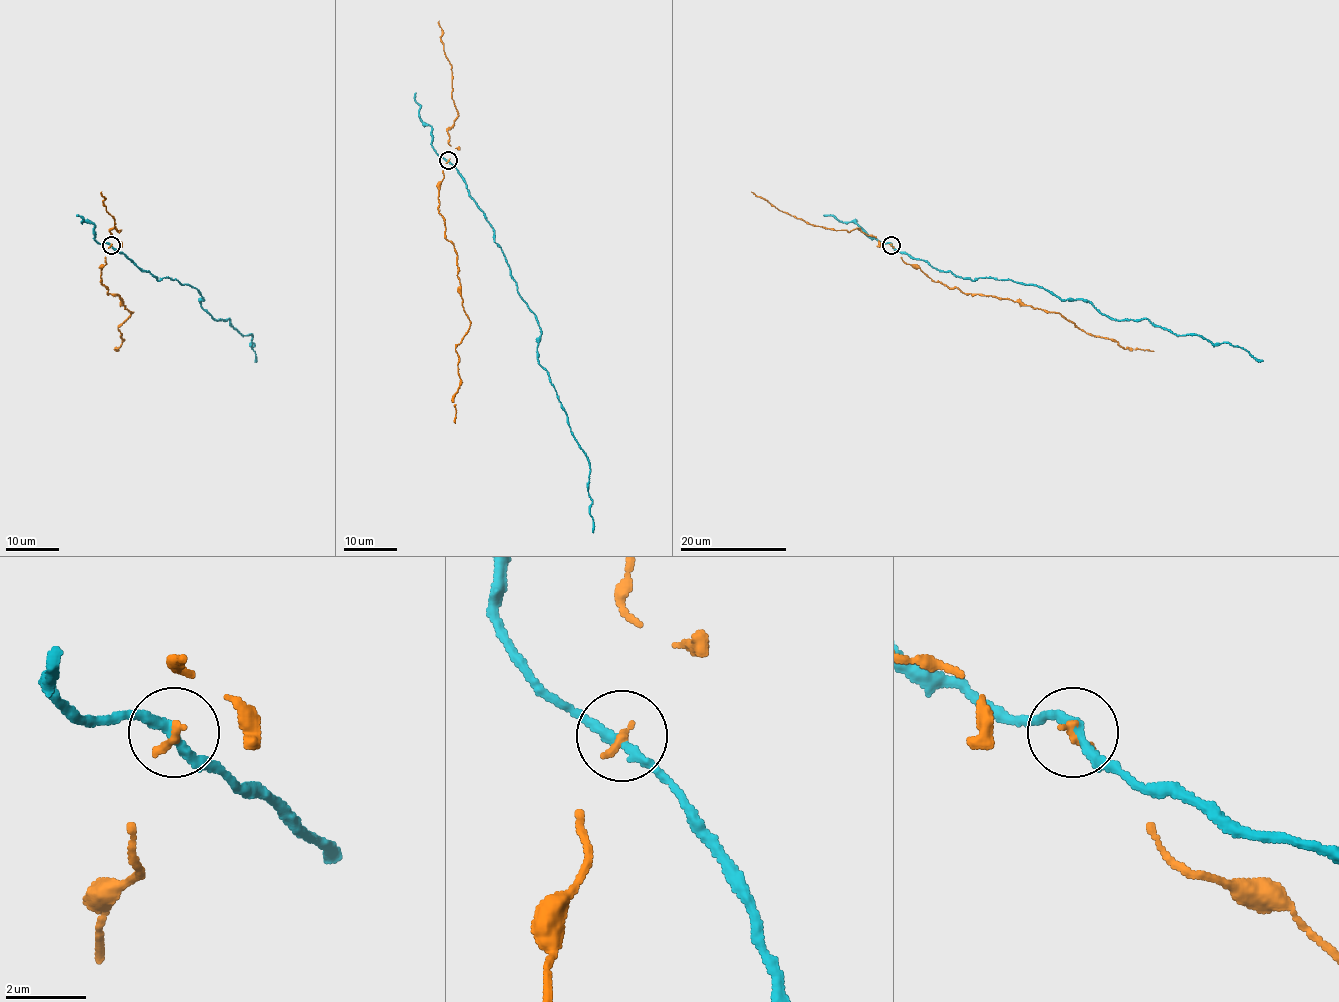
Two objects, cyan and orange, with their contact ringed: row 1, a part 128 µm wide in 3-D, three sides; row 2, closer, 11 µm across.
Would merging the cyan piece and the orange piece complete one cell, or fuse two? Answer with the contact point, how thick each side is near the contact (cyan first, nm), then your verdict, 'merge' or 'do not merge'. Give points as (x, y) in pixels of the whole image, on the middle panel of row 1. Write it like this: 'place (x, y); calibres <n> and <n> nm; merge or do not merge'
place (448, 160); calibres 260 and 200 nm; do not merge

